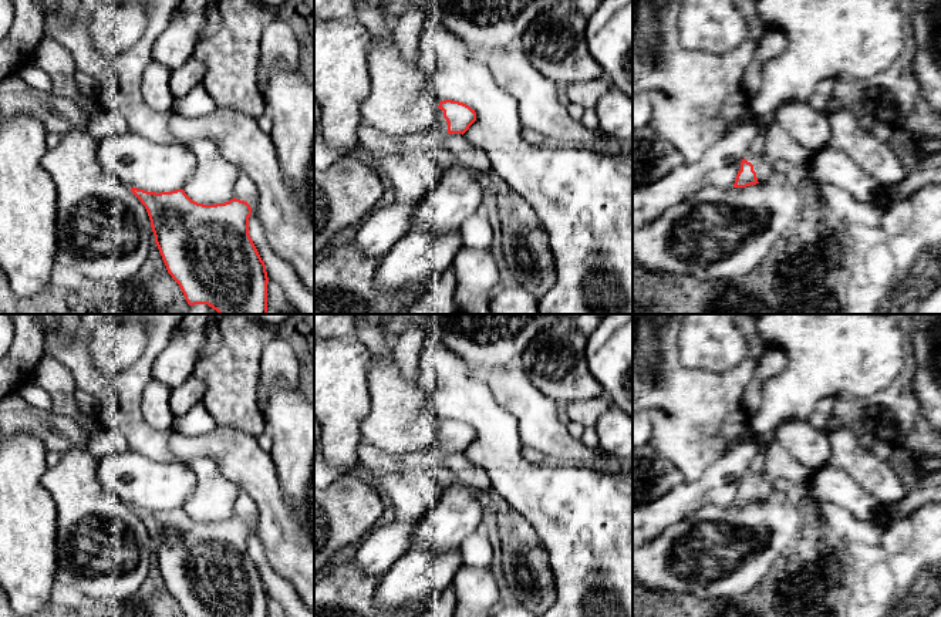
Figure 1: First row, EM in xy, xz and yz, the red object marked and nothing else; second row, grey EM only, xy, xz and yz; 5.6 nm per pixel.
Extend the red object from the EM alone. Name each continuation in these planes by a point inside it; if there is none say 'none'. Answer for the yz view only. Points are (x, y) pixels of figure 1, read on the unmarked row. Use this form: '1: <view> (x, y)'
1: yz (764, 486)

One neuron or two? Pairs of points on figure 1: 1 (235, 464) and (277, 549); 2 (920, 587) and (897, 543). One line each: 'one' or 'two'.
1: one
2: two

